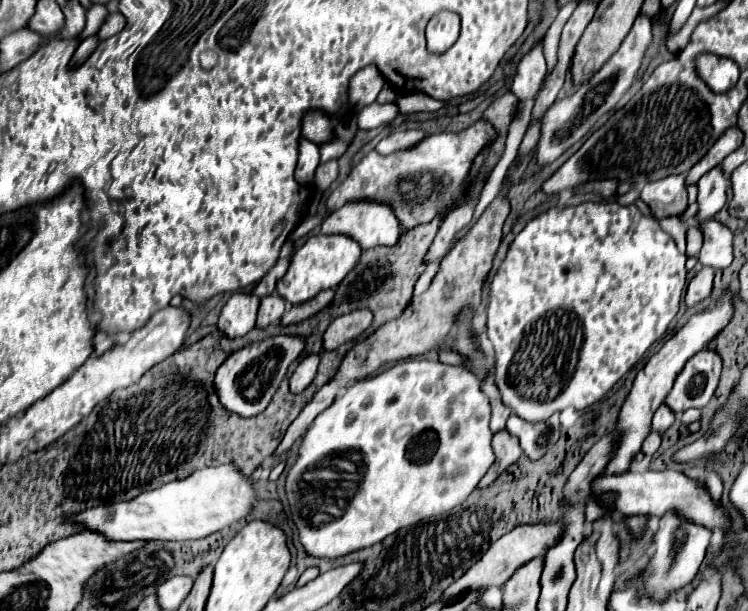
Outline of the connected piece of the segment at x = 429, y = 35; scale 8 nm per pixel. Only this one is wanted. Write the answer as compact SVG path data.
M453 12L432 16L426 26L426 44L428 52L440 54L446 52L460 34L460 17Z

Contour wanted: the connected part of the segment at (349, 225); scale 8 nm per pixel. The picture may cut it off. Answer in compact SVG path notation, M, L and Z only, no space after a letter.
M354 200L338 208L322 222L322 234L346 234L360 242L360 248L374 248L378 244L392 246L400 236L400 222L392 216L392 208L388 204L376 204L372 200Z

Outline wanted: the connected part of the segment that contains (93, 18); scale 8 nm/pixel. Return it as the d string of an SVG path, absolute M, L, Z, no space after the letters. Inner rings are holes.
M92 5L86 12L86 26L84 26L82 34L80 34L80 40L84 40L90 34L96 34L100 24L106 20L106 16L108 16L108 10L104 5Z

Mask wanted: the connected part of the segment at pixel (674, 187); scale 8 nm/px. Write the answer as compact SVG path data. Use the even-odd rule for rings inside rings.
M666 176L664 180L648 182L640 196L650 208L652 214L660 220L666 216L682 216L688 208L688 194L686 194L686 176Z

